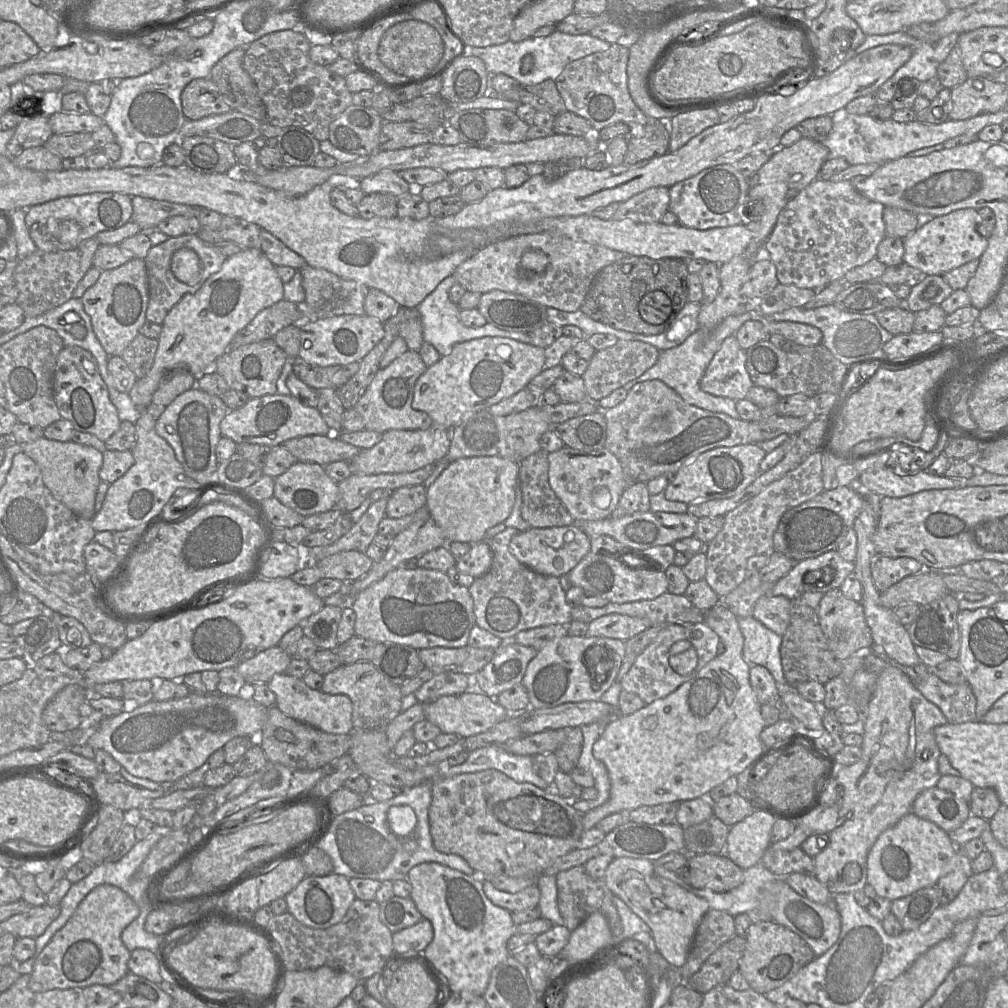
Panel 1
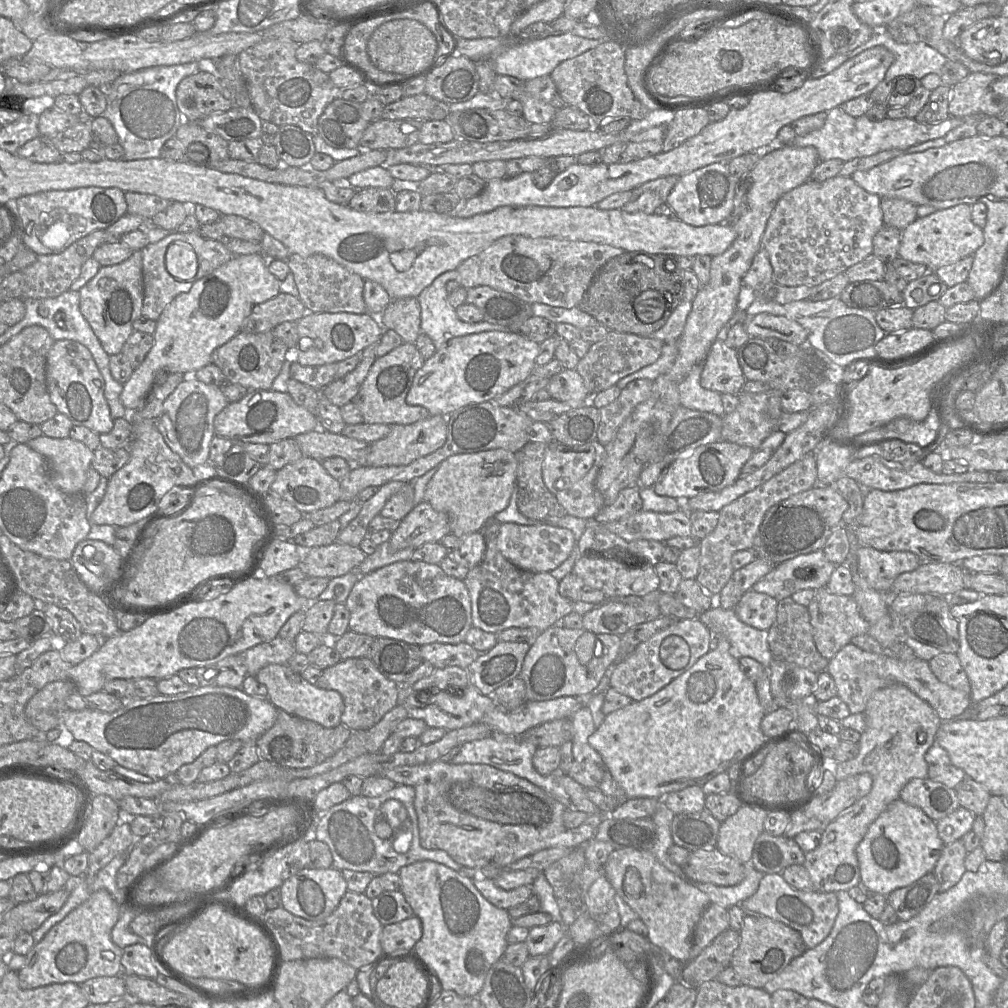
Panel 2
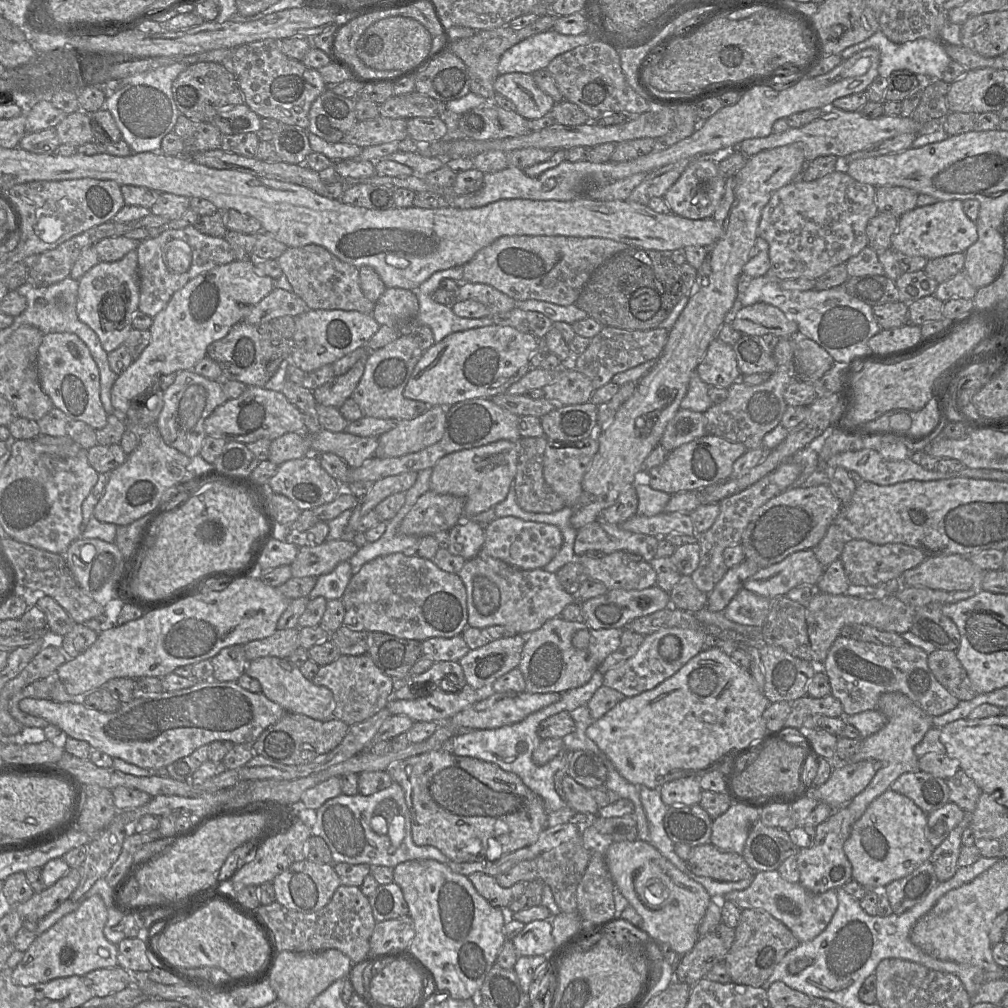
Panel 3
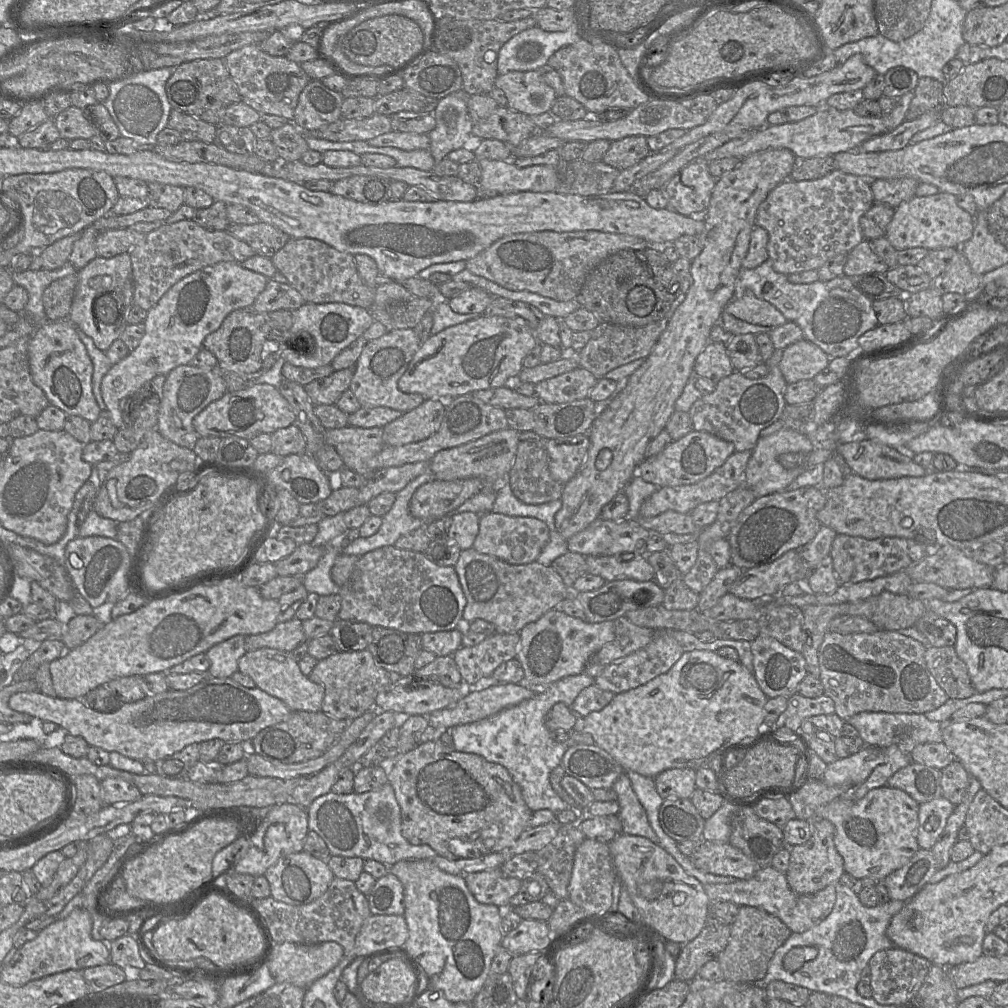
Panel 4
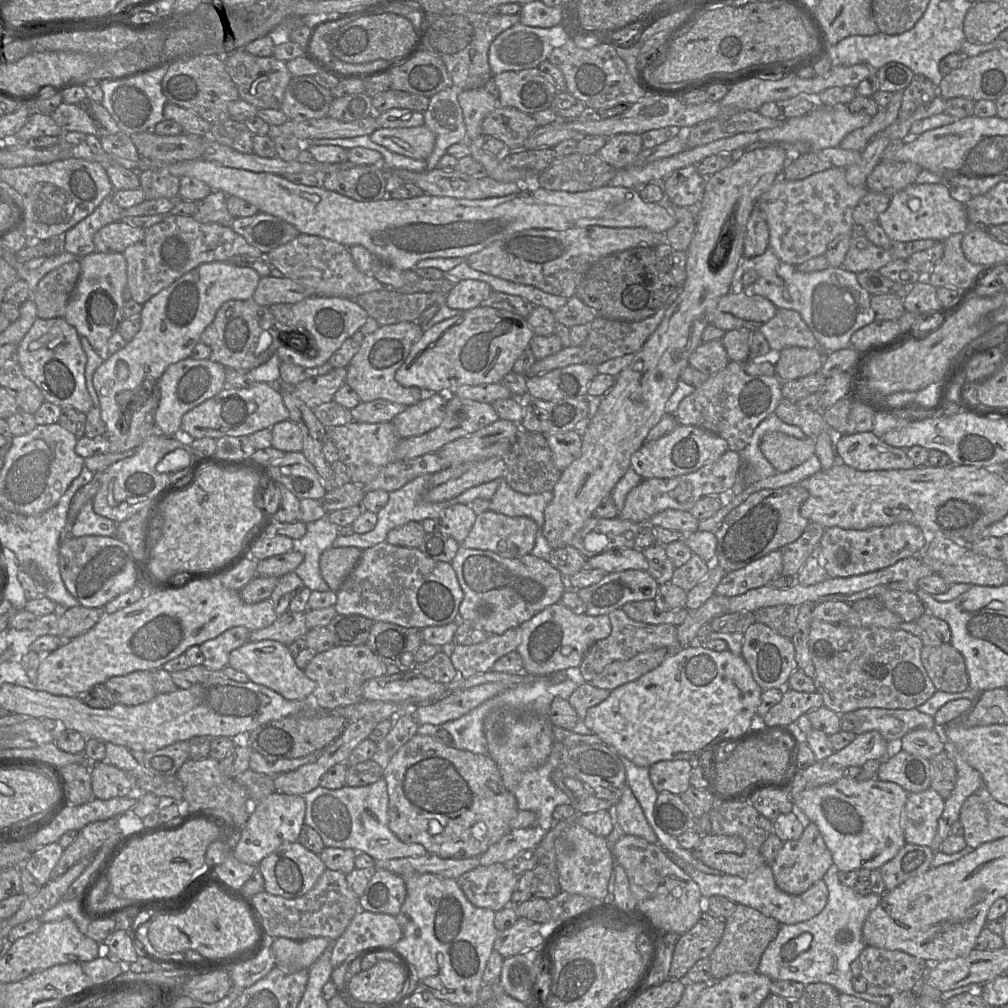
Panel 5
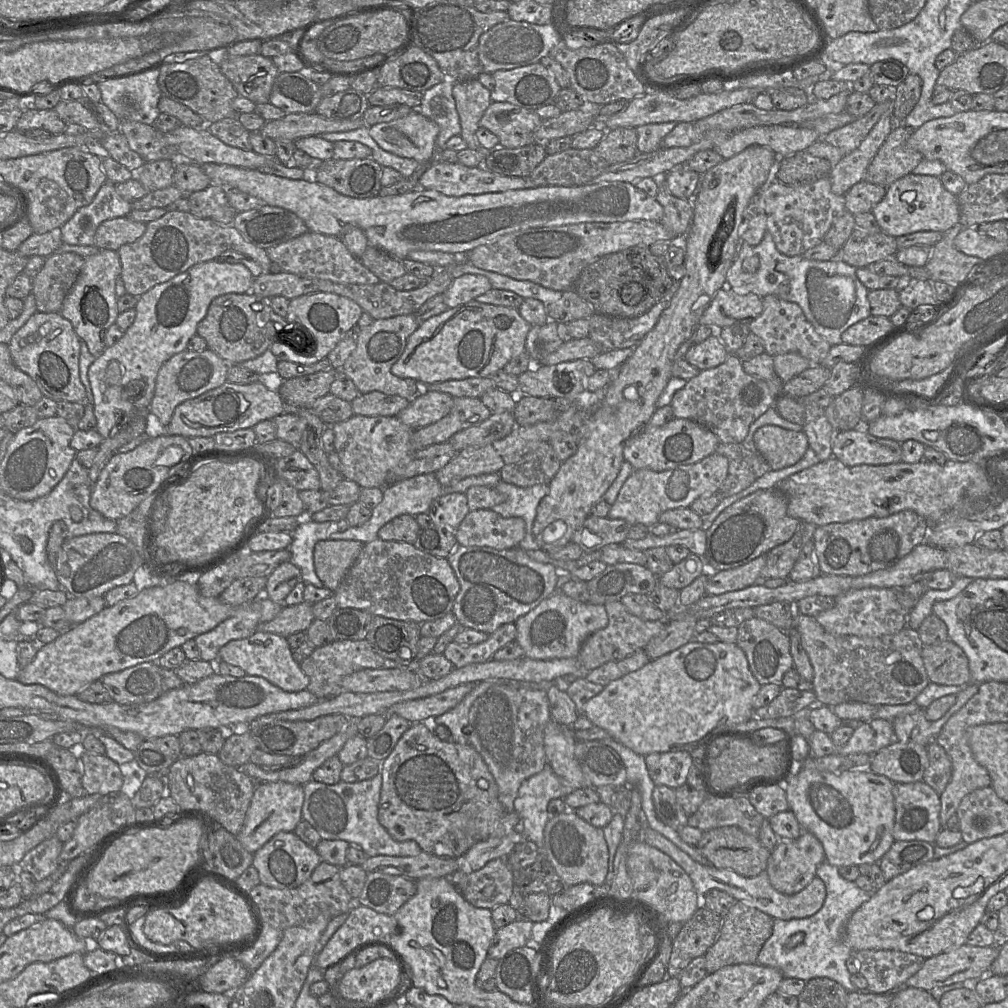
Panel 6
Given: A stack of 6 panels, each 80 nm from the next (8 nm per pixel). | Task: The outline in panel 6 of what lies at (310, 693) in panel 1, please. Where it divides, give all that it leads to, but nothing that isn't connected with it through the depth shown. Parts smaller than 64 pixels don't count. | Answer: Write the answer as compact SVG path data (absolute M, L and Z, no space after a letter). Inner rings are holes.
M256 630L245 639L231 640L219 650L218 660L240 667L247 675L265 678L287 692L305 690L310 682L309 677L293 659L287 638L274 633Z

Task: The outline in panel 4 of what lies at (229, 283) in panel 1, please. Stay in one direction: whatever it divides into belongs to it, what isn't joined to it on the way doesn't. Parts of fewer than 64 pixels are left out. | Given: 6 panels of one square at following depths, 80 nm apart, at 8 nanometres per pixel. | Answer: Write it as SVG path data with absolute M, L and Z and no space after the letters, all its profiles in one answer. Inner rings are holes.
M220 262L207 266L184 277L174 284L159 300L147 311L144 321L145 334L138 347L131 351L123 360L110 367L101 381L101 395L110 413L113 424L118 429L118 419L123 420L123 410L128 402L135 409L144 399L148 398L150 382L157 375L167 375L172 369L180 365L187 365L203 348L205 337L216 331L228 314L237 309L249 309L257 296L265 289L269 278L242 267L237 262Z

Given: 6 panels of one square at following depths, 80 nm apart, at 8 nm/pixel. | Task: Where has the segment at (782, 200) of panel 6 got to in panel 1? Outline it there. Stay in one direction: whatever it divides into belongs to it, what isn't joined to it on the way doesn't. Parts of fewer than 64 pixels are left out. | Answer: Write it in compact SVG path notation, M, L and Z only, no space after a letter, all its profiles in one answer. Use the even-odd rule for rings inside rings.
M817 178L781 210L775 227L763 244L763 256L775 265L779 283L799 288L823 288L833 281L842 280L849 270L876 257L878 245L885 237L884 207L858 192L851 181L834 182Z

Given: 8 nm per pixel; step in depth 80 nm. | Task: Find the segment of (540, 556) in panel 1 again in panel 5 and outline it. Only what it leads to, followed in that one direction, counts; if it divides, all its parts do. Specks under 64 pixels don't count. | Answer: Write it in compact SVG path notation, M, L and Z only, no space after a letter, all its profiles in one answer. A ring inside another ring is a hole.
M489 510L477 515L461 545L491 551L504 558L520 558L532 554L538 532L539 527L531 518L510 517Z

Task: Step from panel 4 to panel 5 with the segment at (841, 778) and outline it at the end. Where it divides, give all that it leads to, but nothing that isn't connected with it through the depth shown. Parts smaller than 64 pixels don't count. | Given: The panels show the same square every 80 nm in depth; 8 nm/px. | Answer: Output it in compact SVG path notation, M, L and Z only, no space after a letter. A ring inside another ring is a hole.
M878 731L860 733L848 746L834 752L824 761L833 766L861 768L867 761L881 758L888 744L889 742Z

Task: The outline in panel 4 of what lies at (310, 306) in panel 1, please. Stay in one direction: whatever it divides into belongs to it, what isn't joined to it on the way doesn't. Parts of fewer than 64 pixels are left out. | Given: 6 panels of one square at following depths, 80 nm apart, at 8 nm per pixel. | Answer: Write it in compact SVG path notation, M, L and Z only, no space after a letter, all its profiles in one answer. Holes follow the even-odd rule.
M291 238L285 246L278 250L271 261L289 284L303 297L306 303L345 303L369 310L374 303L376 288L367 286L361 279L354 261L354 256L340 252L326 243L312 238Z

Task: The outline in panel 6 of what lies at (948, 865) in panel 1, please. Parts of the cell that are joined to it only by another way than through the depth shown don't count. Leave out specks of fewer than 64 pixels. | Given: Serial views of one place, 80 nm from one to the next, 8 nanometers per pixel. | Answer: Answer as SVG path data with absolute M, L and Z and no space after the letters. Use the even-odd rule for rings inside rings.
M810 755L801 768L792 773L783 784L790 810L795 814L803 831L813 833L822 843L826 861L836 867L879 863L881 857L895 841L893 827L895 823L894 782L884 775L870 769L850 769L840 774L819 771L815 758Z

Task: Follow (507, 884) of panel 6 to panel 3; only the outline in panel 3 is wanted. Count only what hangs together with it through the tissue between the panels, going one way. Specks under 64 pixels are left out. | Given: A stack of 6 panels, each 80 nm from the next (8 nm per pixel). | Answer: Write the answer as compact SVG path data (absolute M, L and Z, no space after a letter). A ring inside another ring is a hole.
M482 872L467 876L476 890L492 906L507 908L513 901L519 898L525 890L527 882L517 882L513 886L504 888L499 885L496 877Z

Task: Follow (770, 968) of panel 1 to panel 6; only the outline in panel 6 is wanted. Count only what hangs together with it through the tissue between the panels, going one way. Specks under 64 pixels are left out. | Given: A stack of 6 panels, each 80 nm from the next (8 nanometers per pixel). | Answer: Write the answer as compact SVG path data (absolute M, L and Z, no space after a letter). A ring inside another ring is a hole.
M736 901L722 917L722 926L717 941L705 953L705 966L708 974L720 968L735 964L757 963L758 955L773 932L774 919L755 907Z

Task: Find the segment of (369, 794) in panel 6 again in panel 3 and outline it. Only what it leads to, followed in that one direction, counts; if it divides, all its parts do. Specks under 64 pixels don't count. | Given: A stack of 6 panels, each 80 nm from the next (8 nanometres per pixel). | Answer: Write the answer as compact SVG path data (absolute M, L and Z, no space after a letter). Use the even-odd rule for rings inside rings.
M393 782L388 788L372 795L341 794L327 800L316 810L311 834L321 837L328 845L333 864L367 864L394 868L410 860L435 860L448 864L451 860L434 846L418 846L411 834L411 813L403 788ZM373 816L384 817L389 825L387 835L378 835L371 826Z

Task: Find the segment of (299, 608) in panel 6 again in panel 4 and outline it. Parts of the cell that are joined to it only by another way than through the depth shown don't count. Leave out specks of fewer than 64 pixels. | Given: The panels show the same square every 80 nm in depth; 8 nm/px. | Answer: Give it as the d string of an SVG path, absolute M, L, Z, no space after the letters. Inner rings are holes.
M294 617L286 622L278 622L268 632L246 636L246 651L273 648L292 652L293 649L305 641L302 621Z

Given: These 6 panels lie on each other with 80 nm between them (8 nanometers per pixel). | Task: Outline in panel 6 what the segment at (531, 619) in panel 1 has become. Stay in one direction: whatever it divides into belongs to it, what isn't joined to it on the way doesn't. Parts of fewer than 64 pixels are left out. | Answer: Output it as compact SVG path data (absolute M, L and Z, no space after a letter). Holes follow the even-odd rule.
M457 544L448 556L460 584L453 613L457 623L491 635L502 625L516 621L558 591L560 570L530 558L521 548L495 549Z

